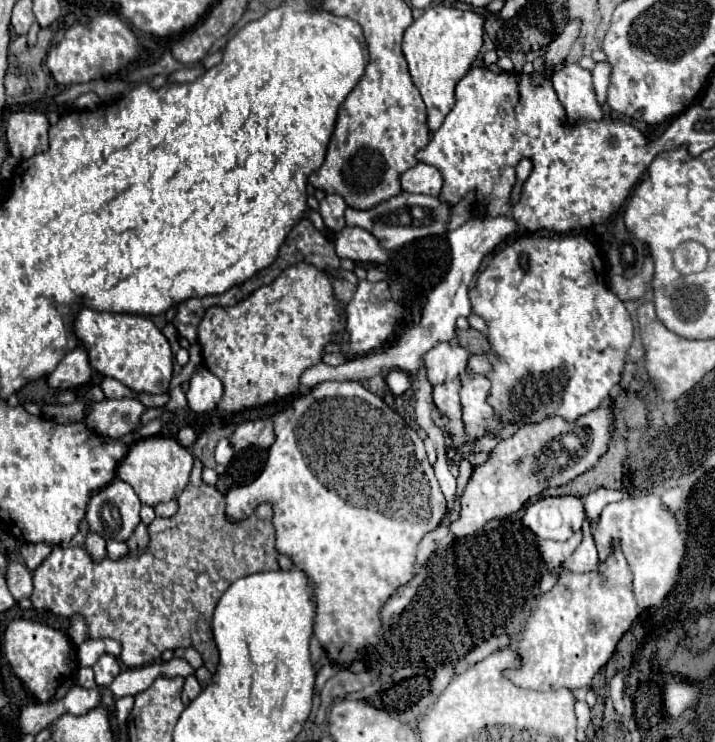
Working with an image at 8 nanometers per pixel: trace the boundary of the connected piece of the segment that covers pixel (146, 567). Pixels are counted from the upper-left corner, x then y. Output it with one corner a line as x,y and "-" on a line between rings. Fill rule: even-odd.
195,460
191,480
183,494
179,496
179,512
173,518
155,518
149,524
151,542
149,548
141,556
123,556
119,562
113,562
105,558
103,562
95,564
87,556
85,548
61,548
55,546
51,554
39,564
37,572
33,572
33,594
31,602
35,610
49,610
63,618
73,618
75,614
81,614
87,624
87,636
89,638
113,638
121,642
121,654
119,660
129,668
139,668
145,664
151,664
153,660
159,660
165,650
175,648
195,648
201,652
205,666
209,672
217,670
219,652
211,634
211,614
227,586
235,582
235,578
243,578
247,574
263,572
263,558
265,558
265,570
279,570
277,564
277,550
275,550
275,528
273,528
273,506
261,504
247,520
241,520
237,524
229,522
225,516
225,496
213,488
207,486
201,480
203,464
201,460
-
207,570
219,572
219,582
213,584
213,588
197,588
195,578

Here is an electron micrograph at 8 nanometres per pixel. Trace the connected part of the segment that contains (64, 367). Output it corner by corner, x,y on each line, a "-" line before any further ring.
75,348
61,358
59,366
47,378
47,382
51,388
57,388
57,390
75,390
75,388
89,384
91,374
93,374
93,370
89,364
87,350

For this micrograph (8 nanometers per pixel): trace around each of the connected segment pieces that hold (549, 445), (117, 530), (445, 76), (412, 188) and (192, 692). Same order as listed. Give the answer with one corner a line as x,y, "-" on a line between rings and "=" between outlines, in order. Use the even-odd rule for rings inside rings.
605,402
601,408
577,418
575,422
565,422
563,418
557,418
557,416
545,418
539,424
521,426
511,438
501,440
489,452
487,462
473,468
473,474
459,498
459,502
461,502
459,518
449,524
449,532
455,538
469,536
469,534
481,530
485,526
485,522
489,522
493,518
505,518
505,516
517,512
531,496
537,496
551,486
563,486
563,484
571,482
573,478
577,478
579,474
583,474
585,470
589,470
607,452
607,444
611,438
611,416
613,416
611,402
=
115,478
91,496
85,520
89,532
95,532
105,540
127,542
141,522
139,512
141,500
135,490
127,482
=
433,6
423,12
421,18
417,18
403,36
403,54
409,62
409,72
419,88
423,102
427,106
427,126
431,132
439,130
445,116
455,106
453,90
457,82
469,72
471,64
475,62
475,56
479,54
483,46
483,34
485,34
485,20
481,14
473,10
461,10
455,6
=
419,162
415,168
407,170
401,176
401,186
405,192
411,192
411,194
439,196
443,188
443,176
435,166
=
187,676
185,678
185,686
183,686
183,702
189,704
191,700
195,700
201,694
201,686
197,682
195,676

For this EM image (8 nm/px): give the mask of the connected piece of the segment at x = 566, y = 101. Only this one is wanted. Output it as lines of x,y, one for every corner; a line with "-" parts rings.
567,64
553,74
553,90
565,108
565,126
575,126
577,120
601,120
603,110
595,100
591,74
579,64

